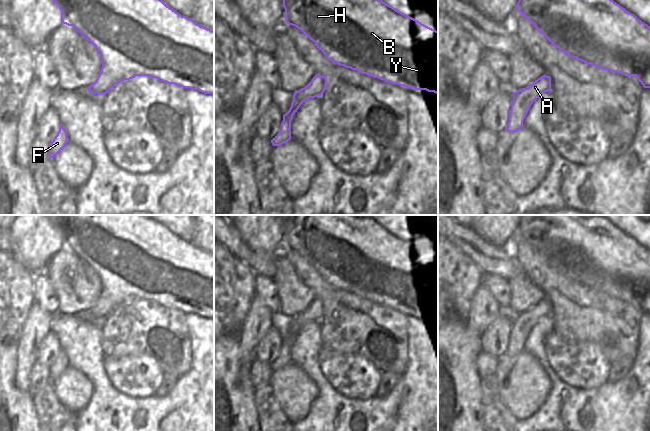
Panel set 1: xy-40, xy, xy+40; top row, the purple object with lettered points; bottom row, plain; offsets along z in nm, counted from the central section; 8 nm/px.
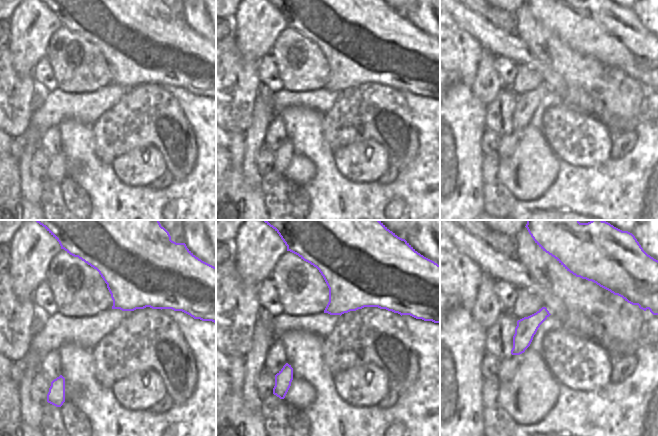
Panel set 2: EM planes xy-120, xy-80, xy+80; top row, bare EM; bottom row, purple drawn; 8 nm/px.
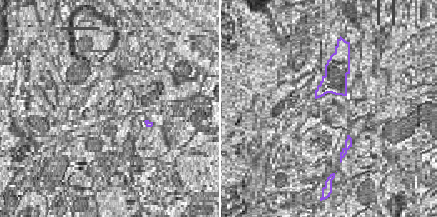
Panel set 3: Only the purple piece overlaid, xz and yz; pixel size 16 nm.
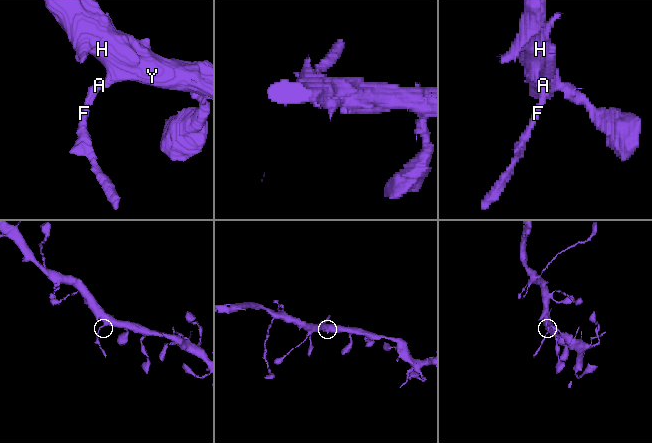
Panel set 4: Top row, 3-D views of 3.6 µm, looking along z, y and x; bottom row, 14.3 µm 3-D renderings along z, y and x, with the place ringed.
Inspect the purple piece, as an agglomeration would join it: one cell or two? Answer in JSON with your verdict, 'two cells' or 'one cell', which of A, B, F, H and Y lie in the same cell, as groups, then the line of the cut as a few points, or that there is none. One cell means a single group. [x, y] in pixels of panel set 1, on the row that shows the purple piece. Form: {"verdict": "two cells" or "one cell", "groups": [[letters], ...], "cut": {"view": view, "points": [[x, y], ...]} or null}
{"verdict": "two cells", "groups": [["A", "B", "H", "Y"], ["F"]], "cut": {"view": "xy", "points": [[284, 114], [289, 129]]}}

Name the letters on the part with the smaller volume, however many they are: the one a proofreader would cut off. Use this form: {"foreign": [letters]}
{"foreign": ["F"]}

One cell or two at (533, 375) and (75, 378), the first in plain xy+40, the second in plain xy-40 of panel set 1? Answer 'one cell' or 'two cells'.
one cell

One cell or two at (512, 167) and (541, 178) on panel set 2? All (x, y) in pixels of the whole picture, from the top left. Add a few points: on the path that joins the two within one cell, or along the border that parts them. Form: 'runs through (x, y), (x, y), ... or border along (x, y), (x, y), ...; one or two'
runs through (519, 164), (526, 164), (534, 171); one

